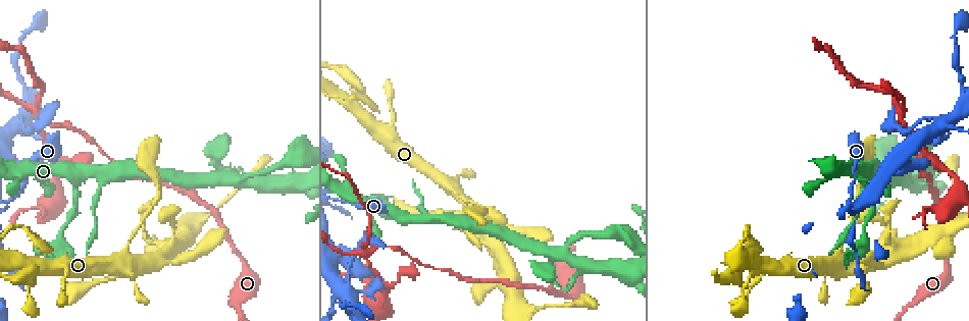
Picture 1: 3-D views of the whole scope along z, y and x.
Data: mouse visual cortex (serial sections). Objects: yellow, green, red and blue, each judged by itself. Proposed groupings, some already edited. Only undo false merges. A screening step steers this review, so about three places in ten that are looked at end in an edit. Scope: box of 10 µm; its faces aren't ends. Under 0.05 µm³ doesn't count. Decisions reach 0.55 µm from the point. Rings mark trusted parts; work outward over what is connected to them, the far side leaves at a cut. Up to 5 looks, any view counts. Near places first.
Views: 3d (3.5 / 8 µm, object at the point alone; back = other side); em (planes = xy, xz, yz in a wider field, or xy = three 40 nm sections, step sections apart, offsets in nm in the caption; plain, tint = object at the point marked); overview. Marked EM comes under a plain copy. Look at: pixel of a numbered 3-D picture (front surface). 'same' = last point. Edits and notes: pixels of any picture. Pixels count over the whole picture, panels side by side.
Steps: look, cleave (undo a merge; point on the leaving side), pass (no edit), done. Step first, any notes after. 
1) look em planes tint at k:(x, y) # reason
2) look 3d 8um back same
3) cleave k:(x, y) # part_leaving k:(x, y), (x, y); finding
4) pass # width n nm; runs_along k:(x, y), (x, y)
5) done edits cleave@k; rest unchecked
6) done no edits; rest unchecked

look 3d 3.5um at 1:(900, 120) # four-way junction

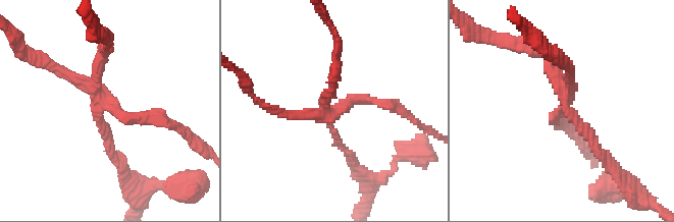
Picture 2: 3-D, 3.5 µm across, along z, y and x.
look em xy step 1 tint at 2:(334, 108) # arms 4; arm_widths 100, 150, 150, 200 nm

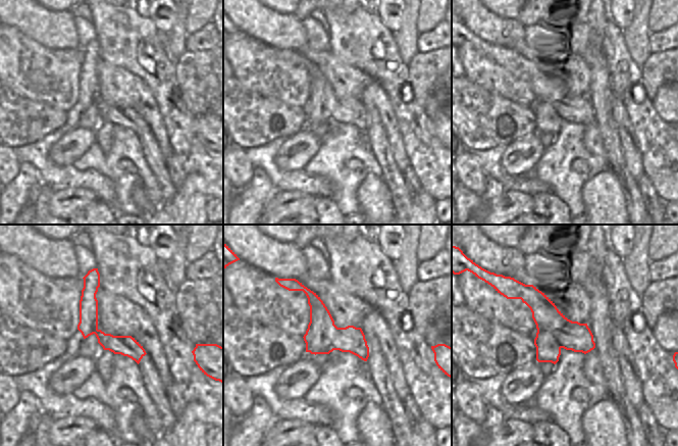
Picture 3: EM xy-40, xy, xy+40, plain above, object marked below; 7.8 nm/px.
cleave 2:(591, 137) # part_leaving 2:(566, 109), (626, 183); two cells meet here

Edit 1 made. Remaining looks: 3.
look em planes tint at 1:(30, 285) # three-way junction

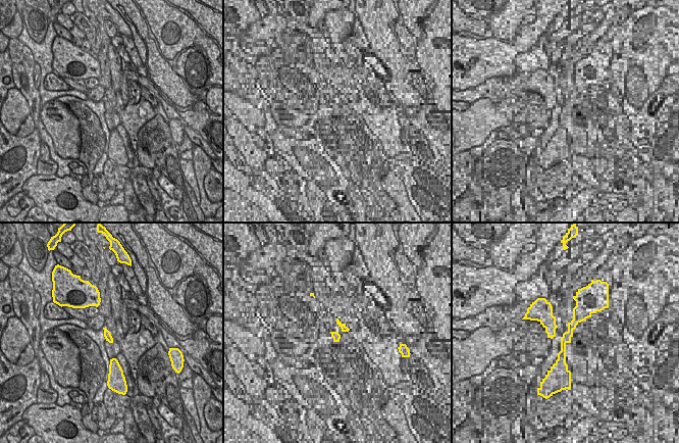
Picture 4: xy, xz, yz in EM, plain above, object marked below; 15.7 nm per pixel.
look 3d 3.5um same

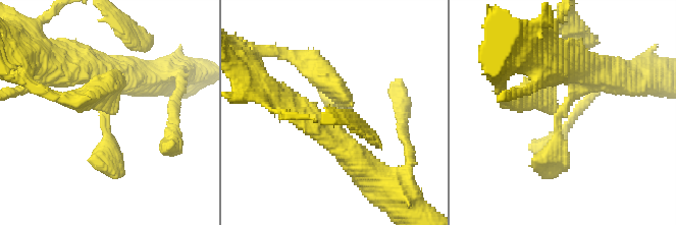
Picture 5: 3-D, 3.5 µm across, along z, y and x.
pass # runs_along 5:(345, 147), (339, 100), (295, 58); one cell here

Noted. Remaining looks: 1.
done edits cleave@2; rest unchecked

